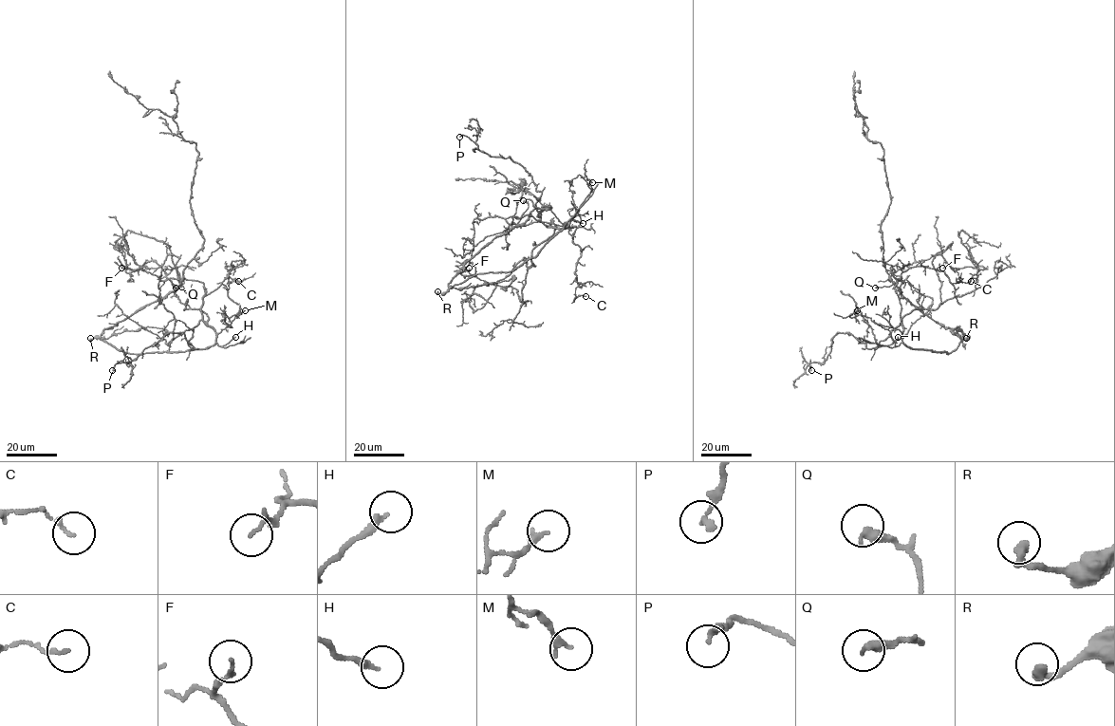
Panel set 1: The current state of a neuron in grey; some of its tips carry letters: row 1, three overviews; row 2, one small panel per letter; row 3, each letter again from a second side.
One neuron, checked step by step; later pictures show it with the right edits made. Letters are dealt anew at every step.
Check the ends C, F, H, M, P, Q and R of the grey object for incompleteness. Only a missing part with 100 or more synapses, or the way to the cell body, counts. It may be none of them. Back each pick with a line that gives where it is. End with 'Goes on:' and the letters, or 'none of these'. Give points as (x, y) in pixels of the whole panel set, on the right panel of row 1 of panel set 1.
R: at (966, 338)
Goes on: R

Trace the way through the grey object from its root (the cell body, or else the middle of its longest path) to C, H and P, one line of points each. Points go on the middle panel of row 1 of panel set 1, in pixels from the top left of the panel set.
C: (456, 285), (513, 271), (561, 231), (548, 227), (554, 224), (576, 227), (575, 294), (585, 296)
H: (456, 285), (478, 273), (513, 271), (532, 258), (569, 220), (583, 223)
P: (456, 285), (478, 273), (513, 271), (563, 228), (541, 220), (535, 204), (542, 193), (522, 166), (459, 137)

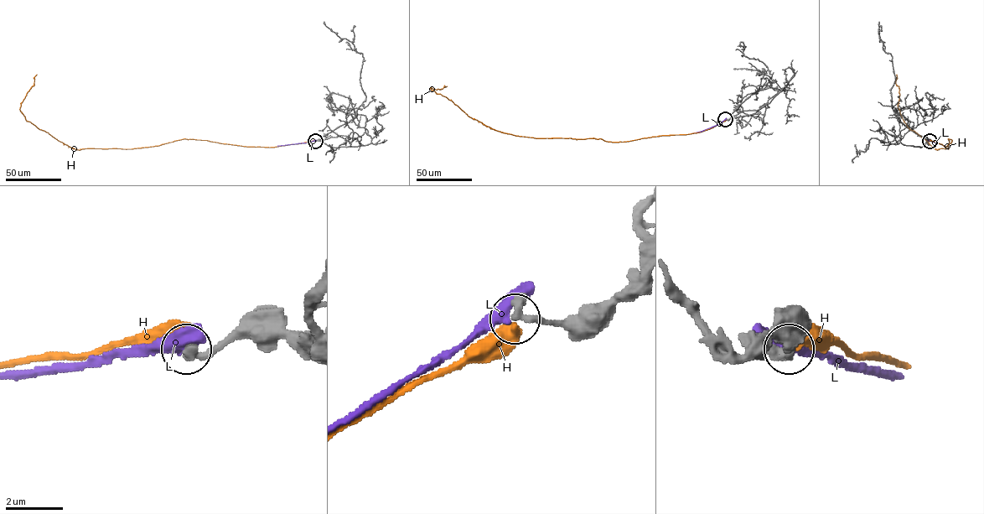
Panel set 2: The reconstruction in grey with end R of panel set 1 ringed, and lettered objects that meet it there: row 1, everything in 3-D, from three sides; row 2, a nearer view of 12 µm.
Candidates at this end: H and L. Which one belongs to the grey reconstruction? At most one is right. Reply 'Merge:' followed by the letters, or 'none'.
Merge: H

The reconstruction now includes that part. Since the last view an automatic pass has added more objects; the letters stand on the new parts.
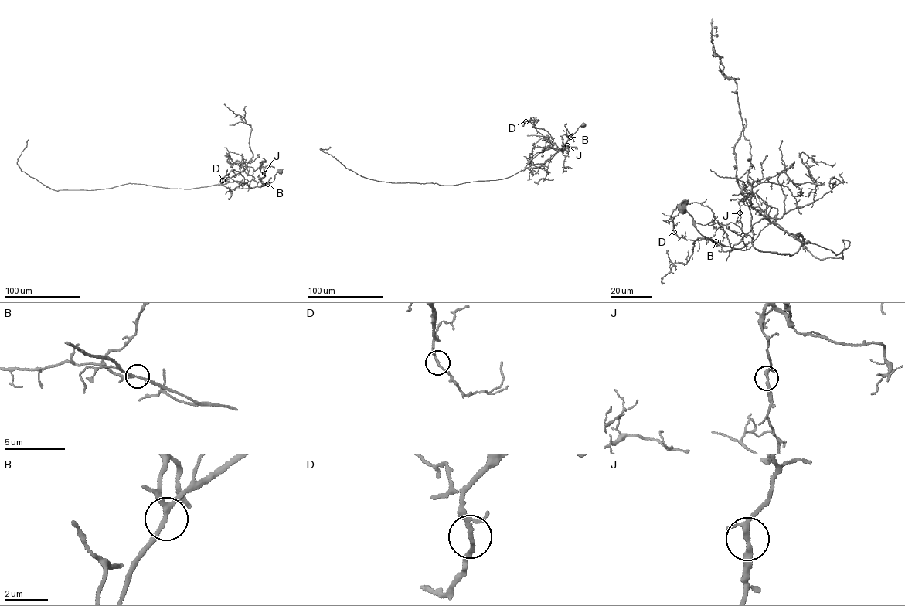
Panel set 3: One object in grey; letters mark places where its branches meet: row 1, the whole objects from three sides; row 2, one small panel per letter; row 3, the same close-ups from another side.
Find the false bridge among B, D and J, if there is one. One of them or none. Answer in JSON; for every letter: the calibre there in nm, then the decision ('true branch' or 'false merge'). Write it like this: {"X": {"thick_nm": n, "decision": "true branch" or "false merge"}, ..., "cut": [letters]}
{"B": {"thick_nm": 180, "decision": "true branch"}, "D": {"thick_nm": 170, "decision": "true branch"}, "J": {"thick_nm": 200, "decision": "true branch"}, "cut": []}

